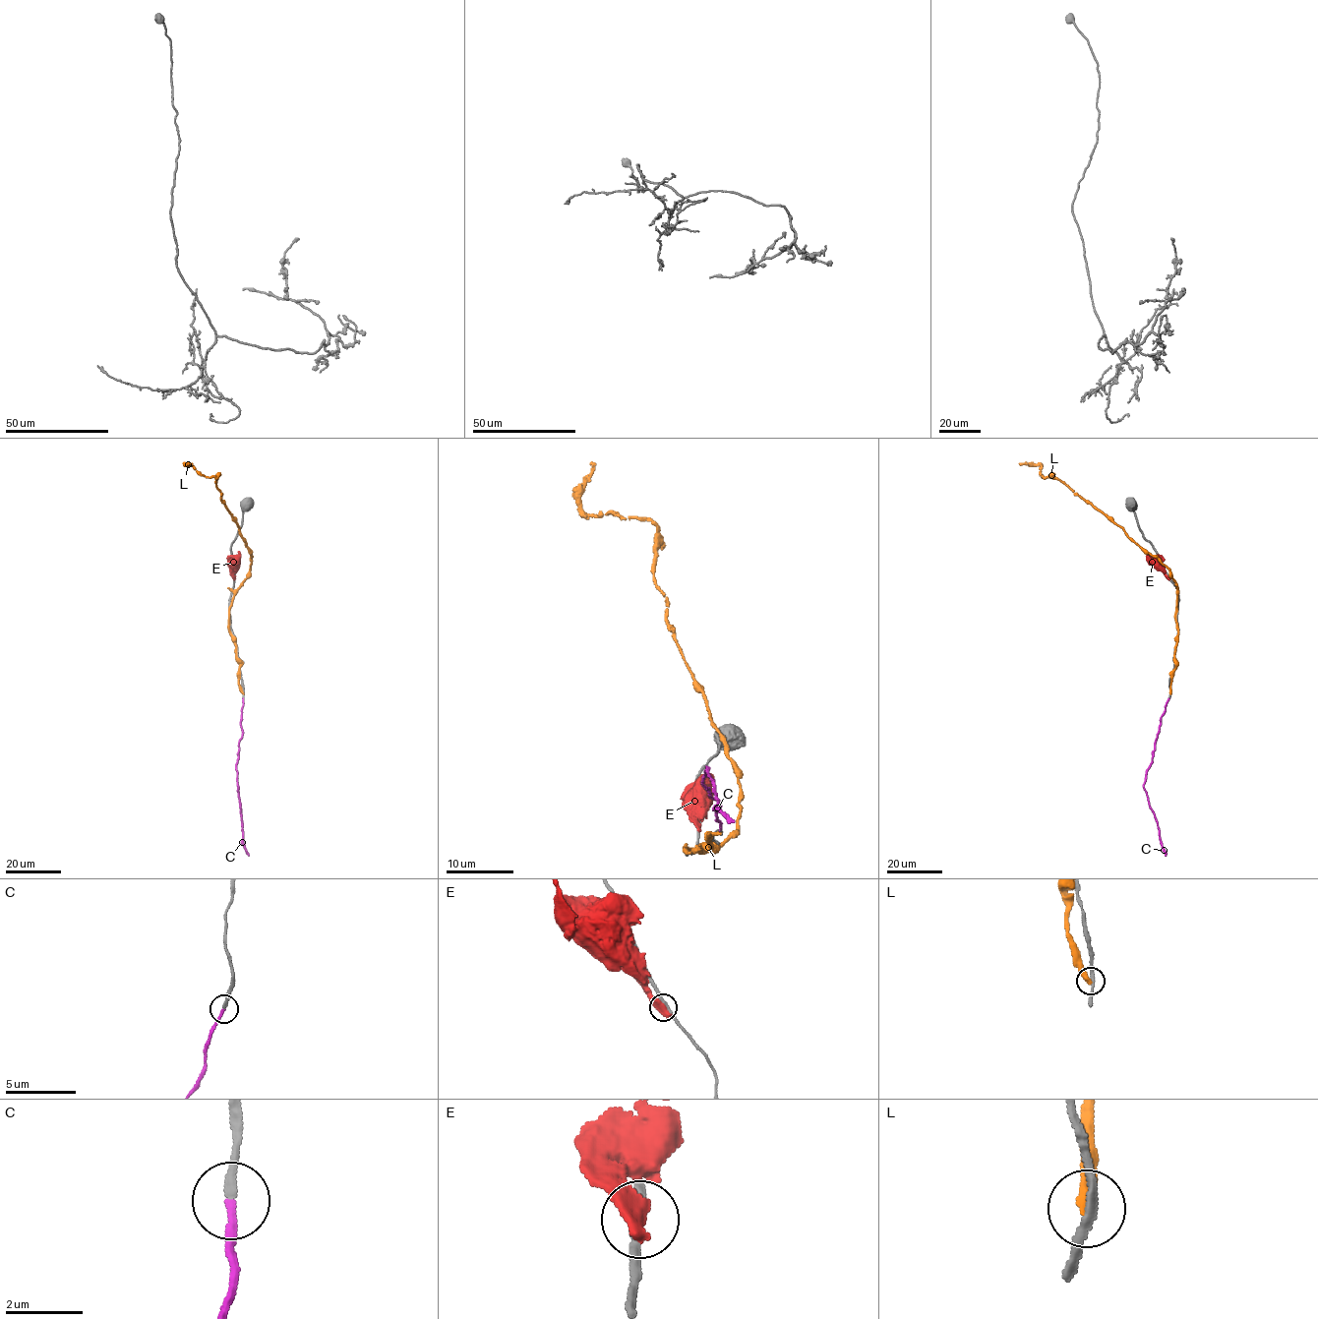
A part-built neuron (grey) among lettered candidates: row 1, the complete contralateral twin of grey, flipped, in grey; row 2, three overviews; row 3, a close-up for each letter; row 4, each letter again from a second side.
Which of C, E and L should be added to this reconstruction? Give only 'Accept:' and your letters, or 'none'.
Accept: C

